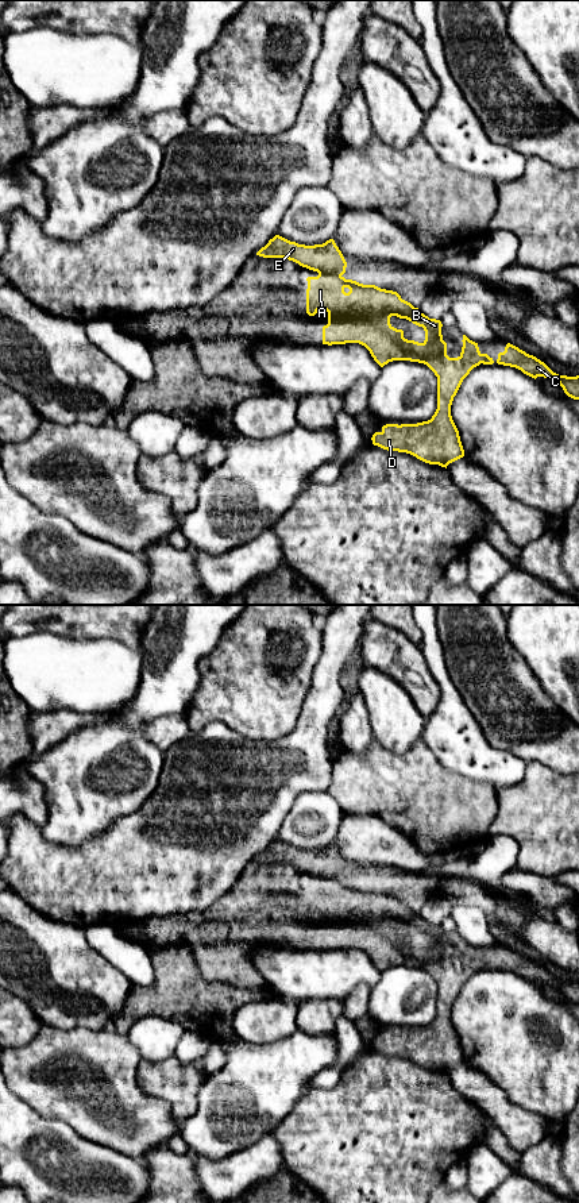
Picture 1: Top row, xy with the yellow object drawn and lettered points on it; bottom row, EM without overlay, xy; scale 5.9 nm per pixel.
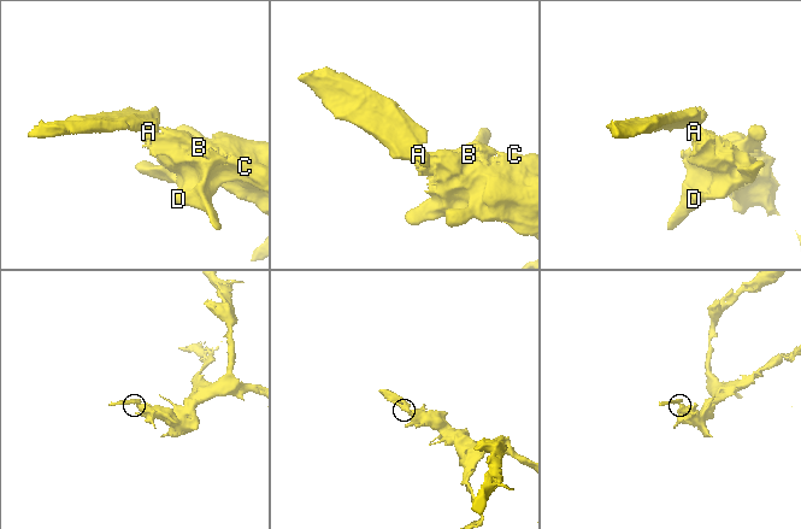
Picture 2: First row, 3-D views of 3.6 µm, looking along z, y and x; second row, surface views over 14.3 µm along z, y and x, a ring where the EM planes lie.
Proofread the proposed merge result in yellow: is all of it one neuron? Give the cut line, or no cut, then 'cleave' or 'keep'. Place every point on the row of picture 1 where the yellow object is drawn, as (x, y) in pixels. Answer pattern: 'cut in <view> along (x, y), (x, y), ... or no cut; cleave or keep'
cut in xy along (319, 272), (340, 276); cleave

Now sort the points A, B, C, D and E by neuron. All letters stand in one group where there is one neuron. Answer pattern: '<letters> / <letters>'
A B C D / E

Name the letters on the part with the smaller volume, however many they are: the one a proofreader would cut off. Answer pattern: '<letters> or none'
E

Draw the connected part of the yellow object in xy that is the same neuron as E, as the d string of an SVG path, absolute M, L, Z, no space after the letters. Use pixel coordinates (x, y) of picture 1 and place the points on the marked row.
M275 235L256 255L263 258L285 258L309 270L343 275L347 262L333 239L323 244L305 246Z

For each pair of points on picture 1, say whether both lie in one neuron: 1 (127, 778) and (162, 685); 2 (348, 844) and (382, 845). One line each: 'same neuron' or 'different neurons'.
1: same neuron
2: same neuron

